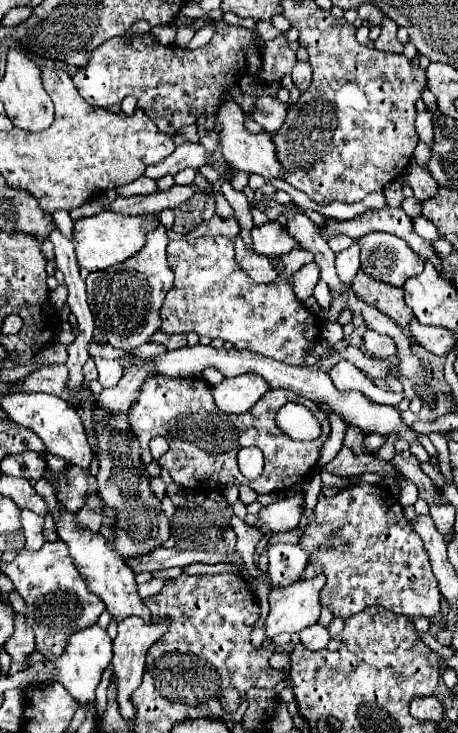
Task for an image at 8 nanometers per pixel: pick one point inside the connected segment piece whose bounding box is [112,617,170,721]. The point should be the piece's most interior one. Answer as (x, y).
(135, 637)

